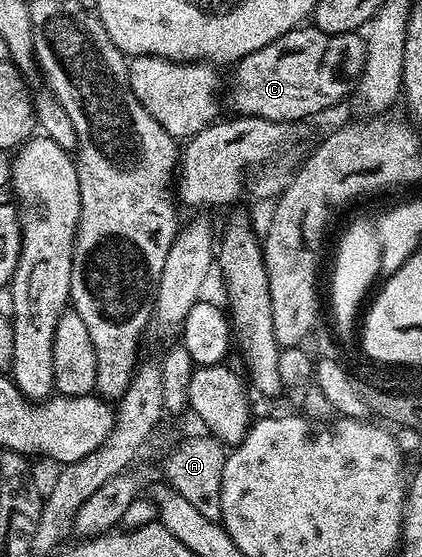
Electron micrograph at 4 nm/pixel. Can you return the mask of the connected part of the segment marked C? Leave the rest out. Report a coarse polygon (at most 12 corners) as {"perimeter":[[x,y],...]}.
{"perimeter":[[299,26],[234,66],[234,112],[299,123],[357,81],[366,41]]}

